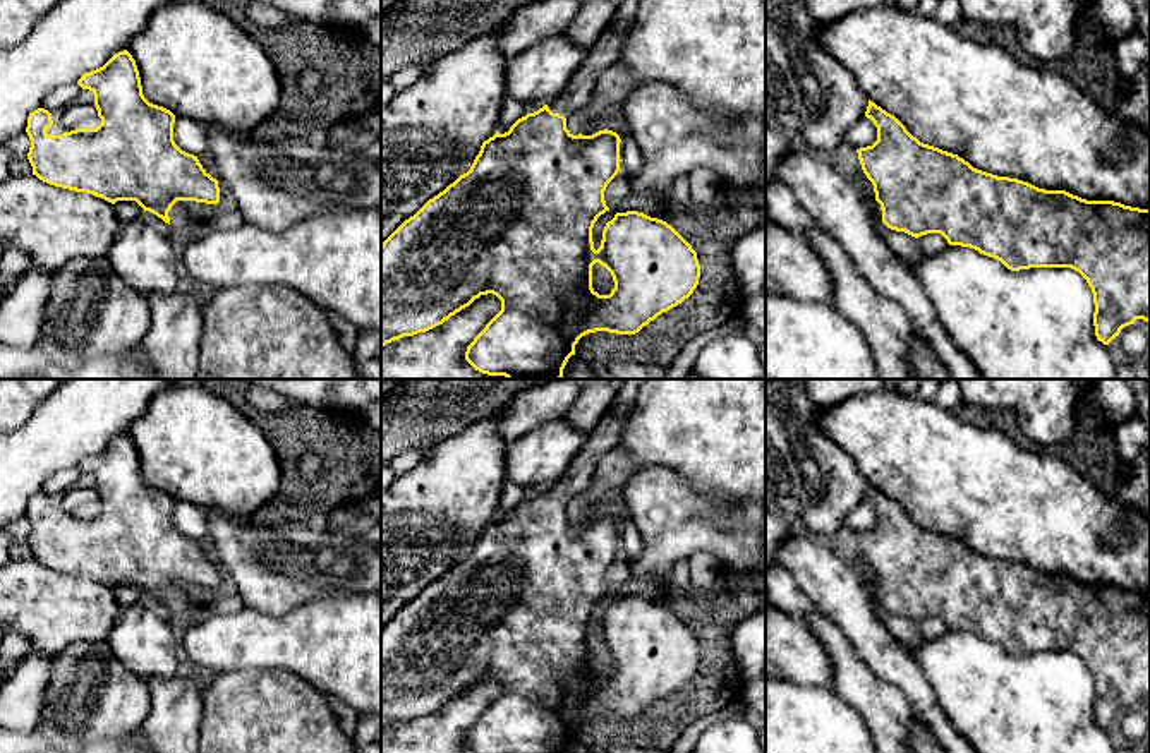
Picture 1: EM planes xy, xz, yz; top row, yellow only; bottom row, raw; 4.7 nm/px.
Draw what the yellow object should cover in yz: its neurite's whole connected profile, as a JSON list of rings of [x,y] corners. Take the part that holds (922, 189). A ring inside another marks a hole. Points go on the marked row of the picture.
[[[870,99],[865,117],[877,127],[877,141],[856,153],[874,185],[870,209],[875,223],[915,238],[941,233],[949,245],[975,249],[1011,271],[1078,271],[1092,288],[1095,336],[1104,345],[1136,319],[1150,322],[1150,209],[1086,201],[1066,190],[1045,190],[977,170],[958,154],[920,142],[894,115]]]

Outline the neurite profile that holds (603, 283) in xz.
[[[599,262],[592,266],[592,288],[599,295],[609,295],[611,290],[614,288],[611,273]]]

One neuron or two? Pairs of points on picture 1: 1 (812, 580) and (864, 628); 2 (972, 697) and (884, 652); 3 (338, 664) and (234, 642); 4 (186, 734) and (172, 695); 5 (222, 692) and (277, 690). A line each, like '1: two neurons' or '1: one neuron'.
1: one neuron
2: two neurons
3: one neuron
4: one neuron
5: one neuron

